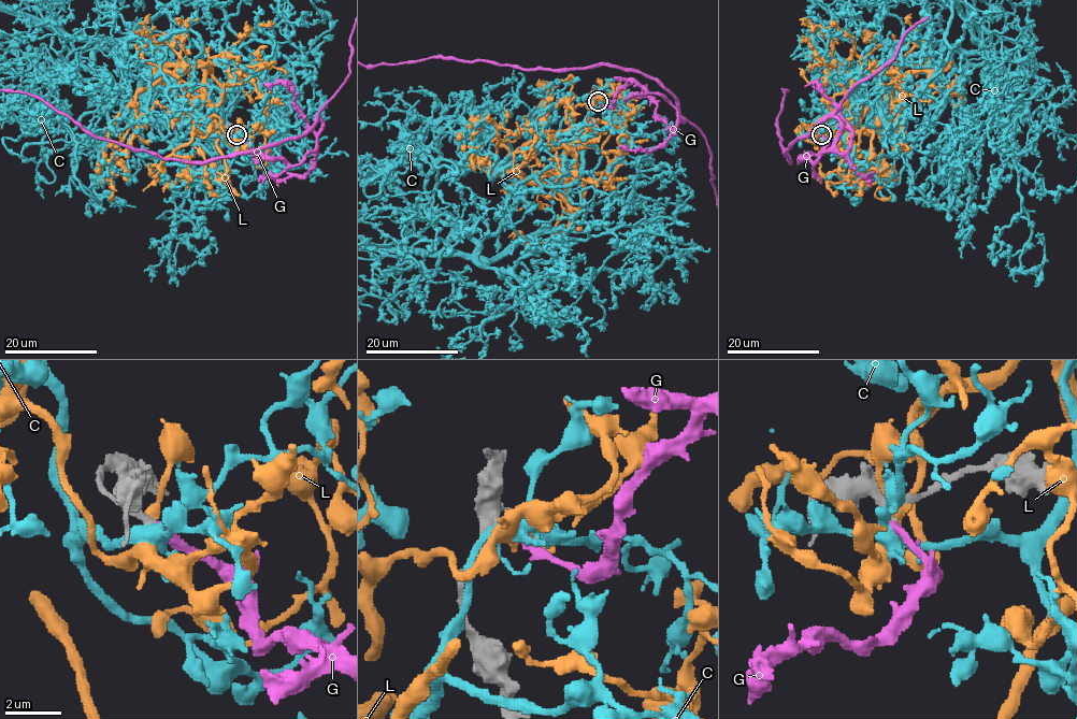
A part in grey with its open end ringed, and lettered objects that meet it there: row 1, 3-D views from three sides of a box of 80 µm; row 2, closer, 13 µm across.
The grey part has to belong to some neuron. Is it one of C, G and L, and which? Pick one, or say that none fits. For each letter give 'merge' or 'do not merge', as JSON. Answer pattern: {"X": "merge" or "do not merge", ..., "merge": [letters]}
{"C": "do not merge", "G": "merge", "L": "do not merge", "merge": ["G"]}

